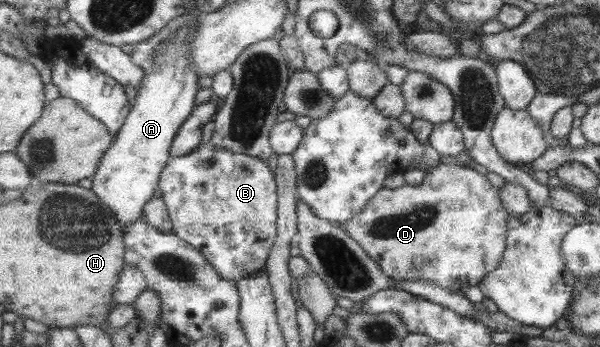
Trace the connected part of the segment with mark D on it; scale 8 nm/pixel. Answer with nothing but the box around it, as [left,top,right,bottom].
[343,164,511,293]

